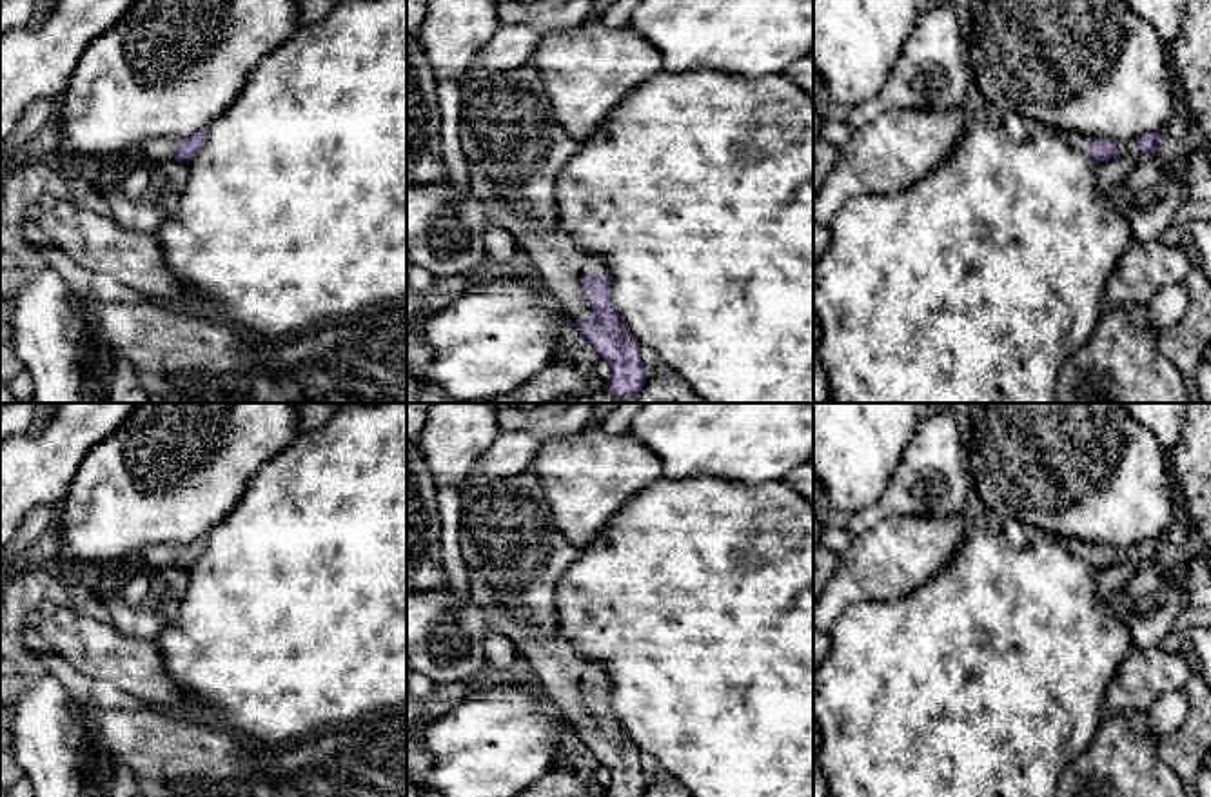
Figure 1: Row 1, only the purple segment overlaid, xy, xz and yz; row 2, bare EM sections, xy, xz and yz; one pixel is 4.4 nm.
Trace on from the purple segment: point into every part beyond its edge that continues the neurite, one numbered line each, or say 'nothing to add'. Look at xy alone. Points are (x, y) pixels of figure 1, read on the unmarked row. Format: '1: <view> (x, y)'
1: xy (157, 554)

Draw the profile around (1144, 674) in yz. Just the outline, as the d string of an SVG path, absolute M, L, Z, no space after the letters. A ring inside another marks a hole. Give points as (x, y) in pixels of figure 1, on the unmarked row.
M1133 646L1115 672L1104 703L1126 715L1146 713L1160 695L1182 690L1189 677L1191 666L1180 652Z

